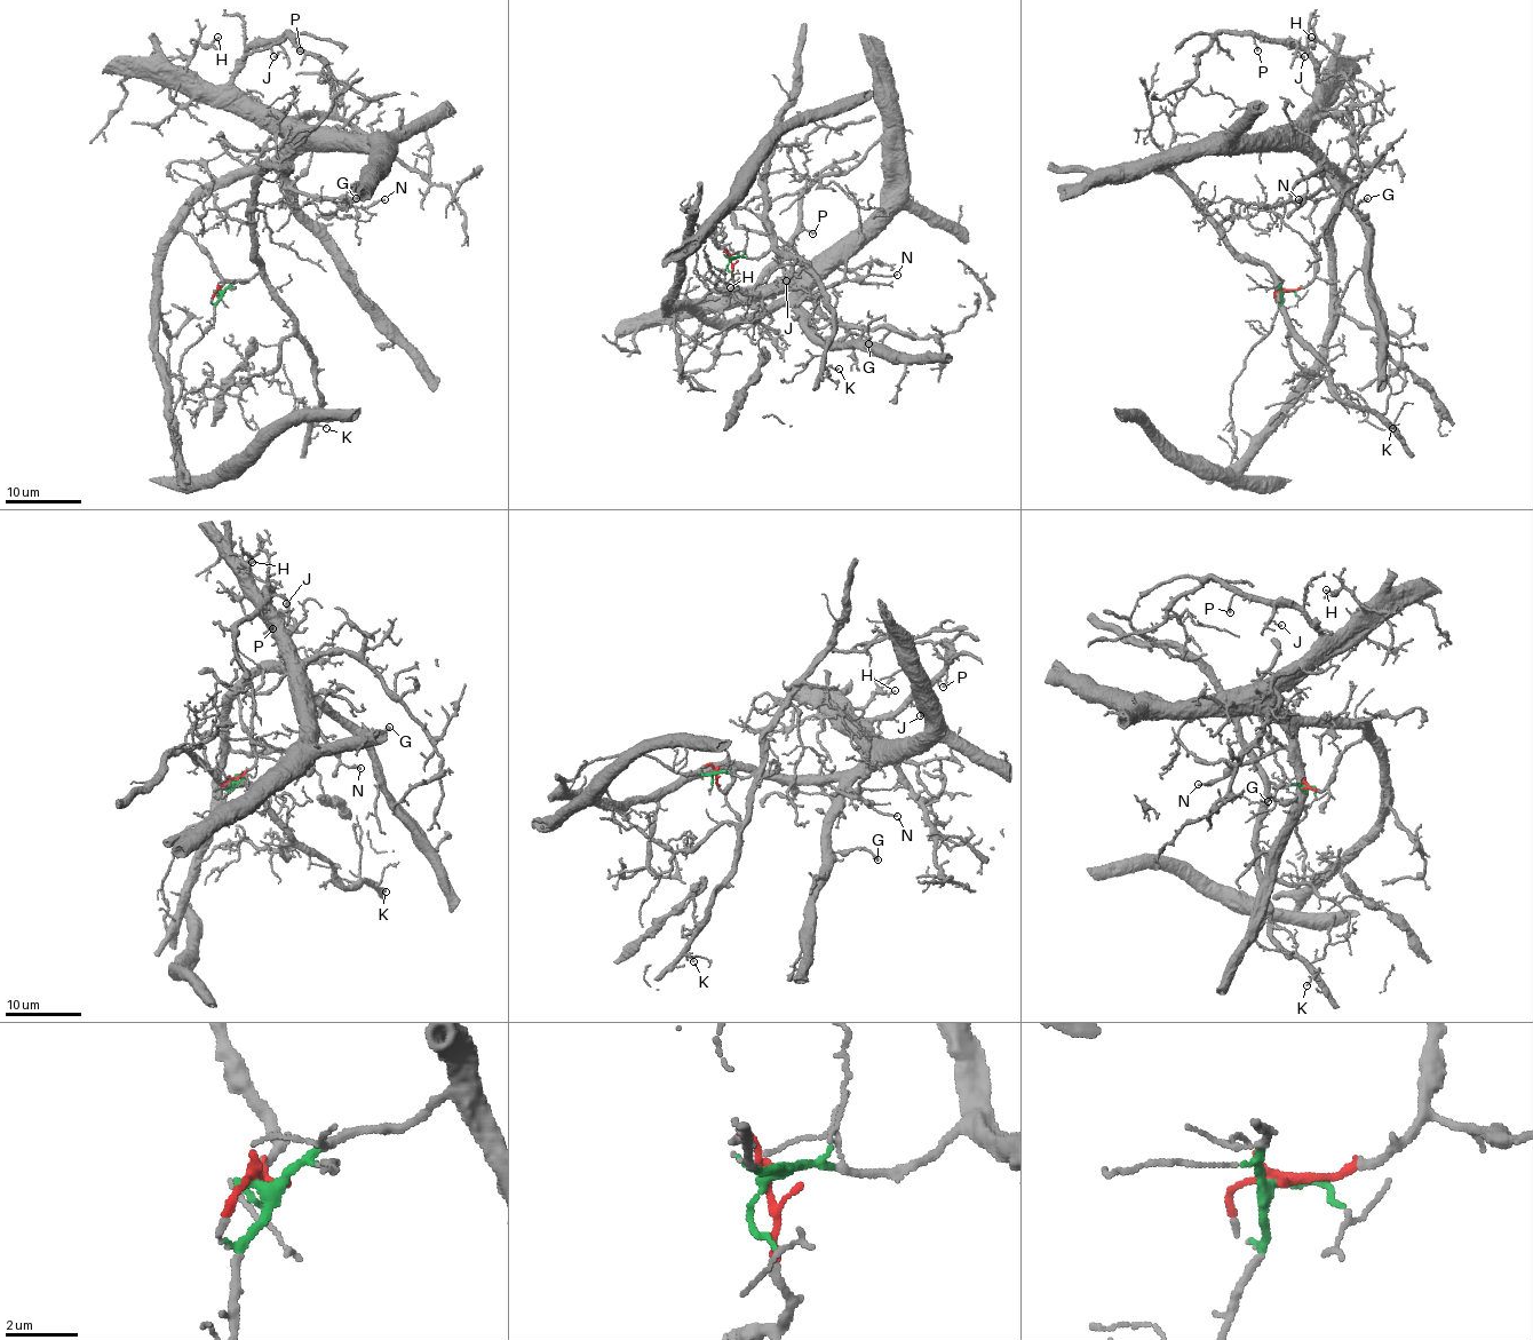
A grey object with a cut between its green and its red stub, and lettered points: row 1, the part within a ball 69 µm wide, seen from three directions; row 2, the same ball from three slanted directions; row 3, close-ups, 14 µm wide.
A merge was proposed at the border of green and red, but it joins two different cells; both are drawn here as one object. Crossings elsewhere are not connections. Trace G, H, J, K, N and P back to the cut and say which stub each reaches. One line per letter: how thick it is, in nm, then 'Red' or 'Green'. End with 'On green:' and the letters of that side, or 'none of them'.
G: Thickness 180 nm. Red
H: Thickness 110 nm. Red
J: Thickness 140 nm. Red
K: Thickness 100 nm. Green
N: Thickness 120 nm. Red
P: Thickness 200 nm. Red
On green: K

